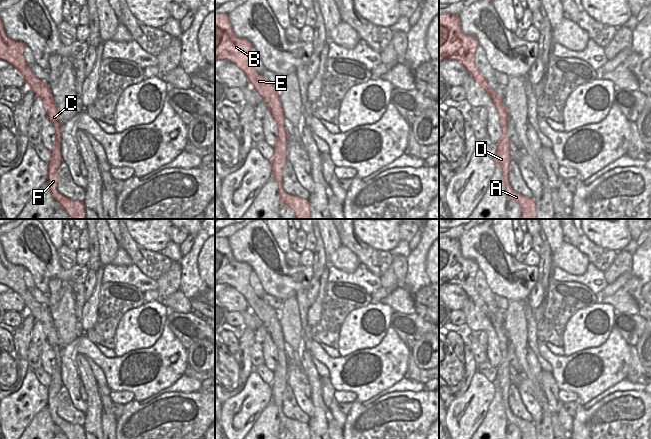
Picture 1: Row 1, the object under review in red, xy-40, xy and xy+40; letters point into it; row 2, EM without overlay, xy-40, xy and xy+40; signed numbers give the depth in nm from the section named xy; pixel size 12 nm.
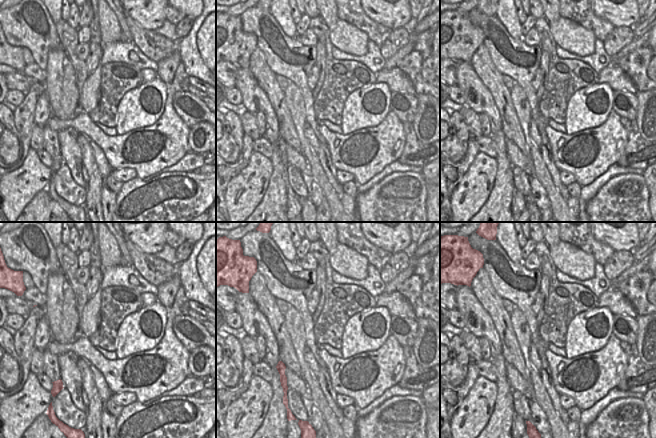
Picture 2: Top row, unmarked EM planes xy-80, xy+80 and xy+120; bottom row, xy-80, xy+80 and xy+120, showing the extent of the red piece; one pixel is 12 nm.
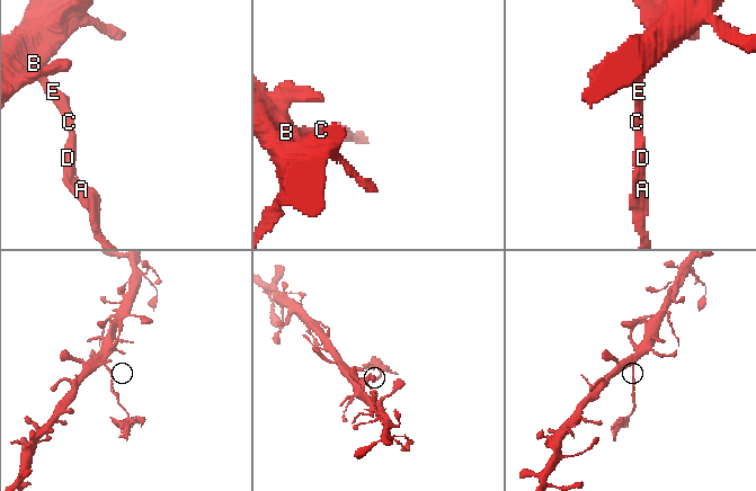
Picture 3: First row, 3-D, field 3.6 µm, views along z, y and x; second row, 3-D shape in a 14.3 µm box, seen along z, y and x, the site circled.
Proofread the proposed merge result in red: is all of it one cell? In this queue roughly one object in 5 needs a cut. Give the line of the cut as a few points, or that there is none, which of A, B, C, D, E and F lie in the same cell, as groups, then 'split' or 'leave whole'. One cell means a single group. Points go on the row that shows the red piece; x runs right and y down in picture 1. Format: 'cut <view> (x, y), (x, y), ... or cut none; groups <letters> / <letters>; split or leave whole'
cut xy-40 (59, 124), (54, 126); groups A D F / B C E; split

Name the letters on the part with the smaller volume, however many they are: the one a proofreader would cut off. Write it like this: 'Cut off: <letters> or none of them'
Cut off: A, D, F

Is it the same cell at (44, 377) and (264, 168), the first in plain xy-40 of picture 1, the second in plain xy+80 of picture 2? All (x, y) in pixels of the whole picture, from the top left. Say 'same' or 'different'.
different

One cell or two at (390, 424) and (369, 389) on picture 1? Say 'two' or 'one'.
two

